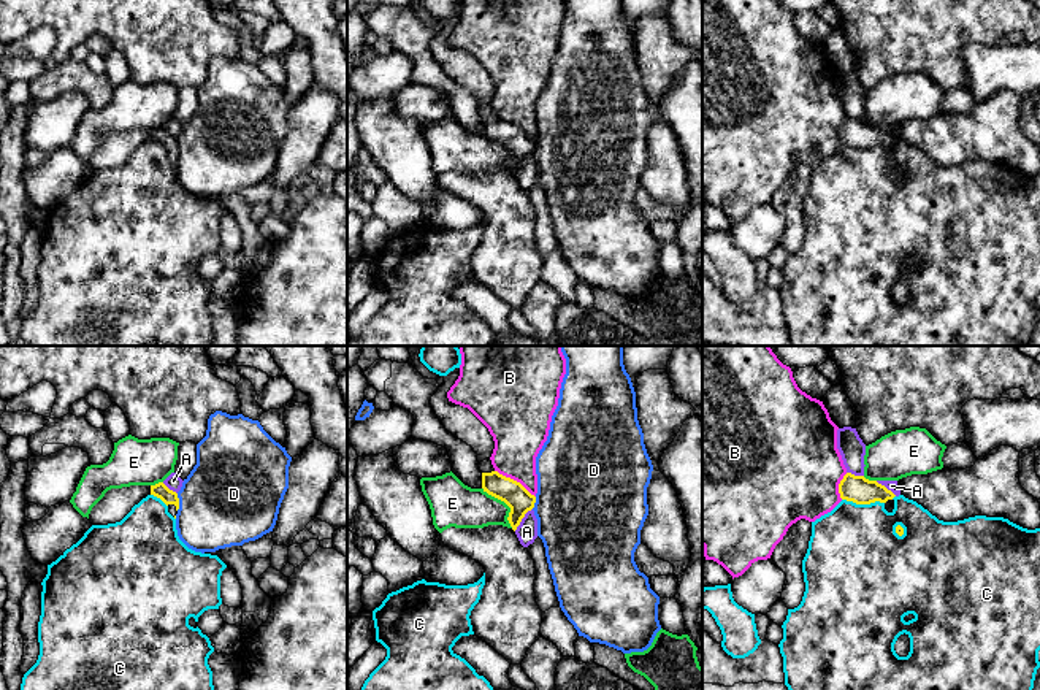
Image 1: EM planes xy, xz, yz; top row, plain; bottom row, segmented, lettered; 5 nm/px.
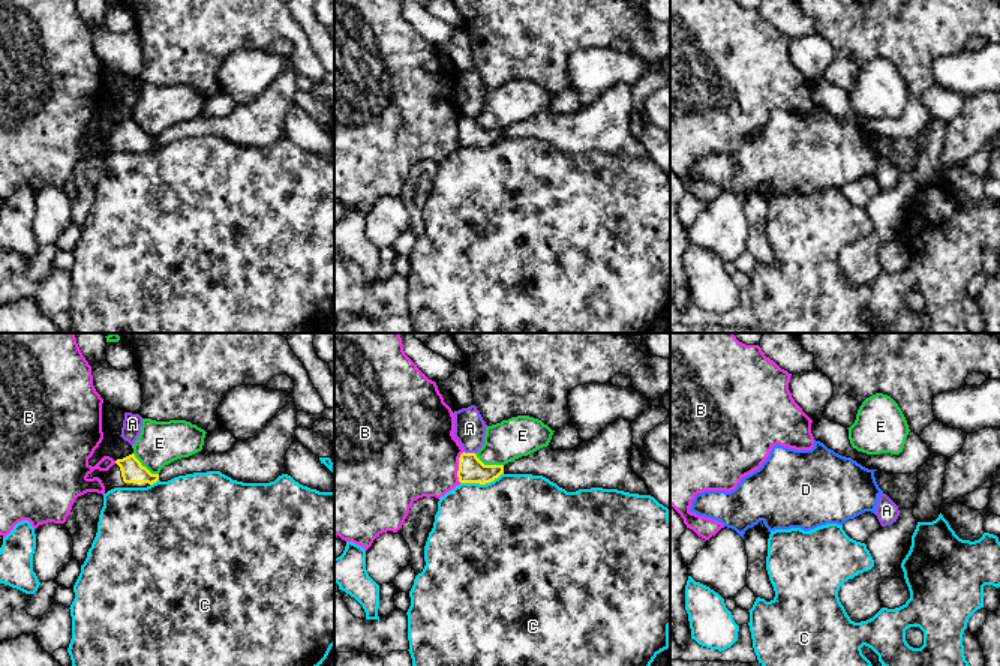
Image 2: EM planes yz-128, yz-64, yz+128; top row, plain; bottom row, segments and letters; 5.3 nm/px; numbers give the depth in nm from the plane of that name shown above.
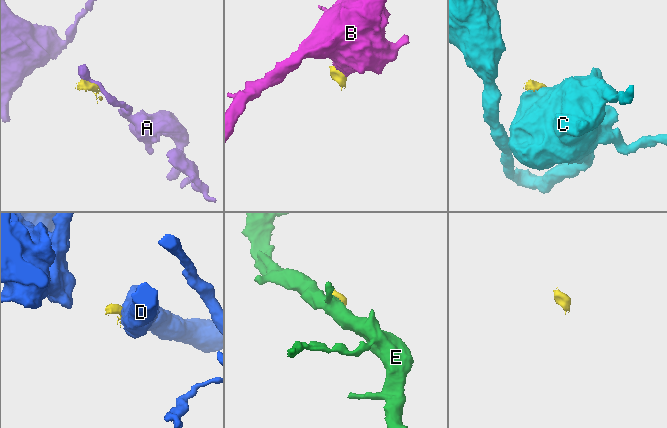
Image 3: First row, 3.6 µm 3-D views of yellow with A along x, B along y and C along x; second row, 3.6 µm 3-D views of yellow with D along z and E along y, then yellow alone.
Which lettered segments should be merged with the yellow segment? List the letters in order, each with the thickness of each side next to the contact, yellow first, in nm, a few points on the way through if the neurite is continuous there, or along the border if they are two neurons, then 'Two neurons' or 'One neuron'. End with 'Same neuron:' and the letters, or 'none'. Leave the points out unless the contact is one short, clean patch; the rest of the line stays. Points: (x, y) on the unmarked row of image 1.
A: Thickness 120 nm (yellow) against 110 nm. Boundary: xz (531, 153), (514, 175). Two neurons
B: Thickness 120 nm (yellow) against 280 nm. Boundary: xz (495, 114), (519, 126), (535, 141). Two neurons
C: Thickness 140 nm (yellow) against 460 nm. Two neurons
D: Thickness 80 nm (yellow) against 460 nm. Boundary: xy (176, 138), (178, 154). Two neurons
E: Thickness 120 nm (yellow) against 220 nm. Boundary: xz (482, 132), (509, 153), (508, 167), (512, 172). Two neurons
Same neuron: none

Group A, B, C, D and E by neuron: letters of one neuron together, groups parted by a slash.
A / B / C / D / E

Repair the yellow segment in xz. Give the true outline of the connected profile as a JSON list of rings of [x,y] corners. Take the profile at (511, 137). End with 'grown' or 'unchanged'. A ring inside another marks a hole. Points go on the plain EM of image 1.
[[[490,103],[479,109],[482,116],[482,133],[488,140],[504,146],[509,152],[509,168],[515,176],[528,155],[534,152],[536,141],[531,140],[520,127],[499,119]]] | grown

